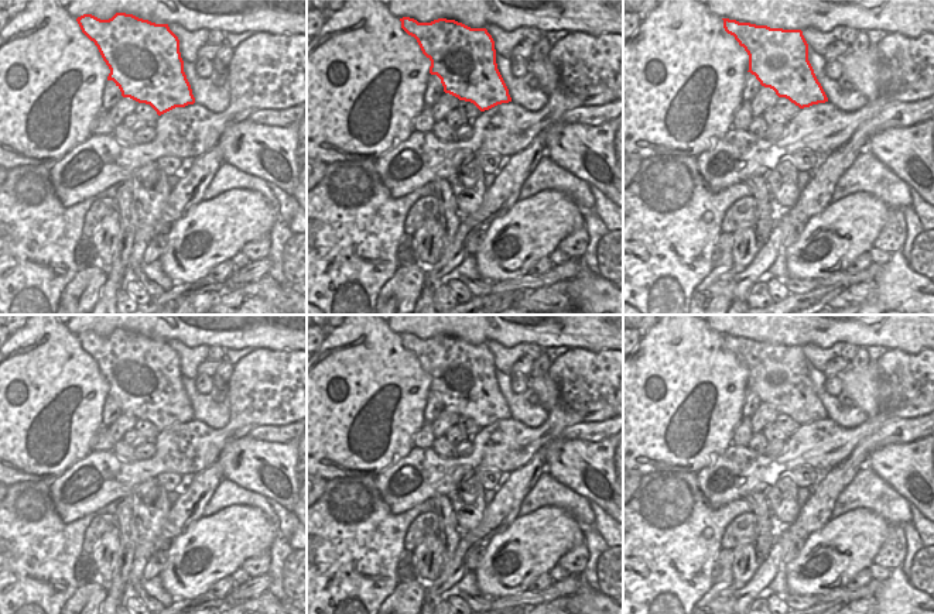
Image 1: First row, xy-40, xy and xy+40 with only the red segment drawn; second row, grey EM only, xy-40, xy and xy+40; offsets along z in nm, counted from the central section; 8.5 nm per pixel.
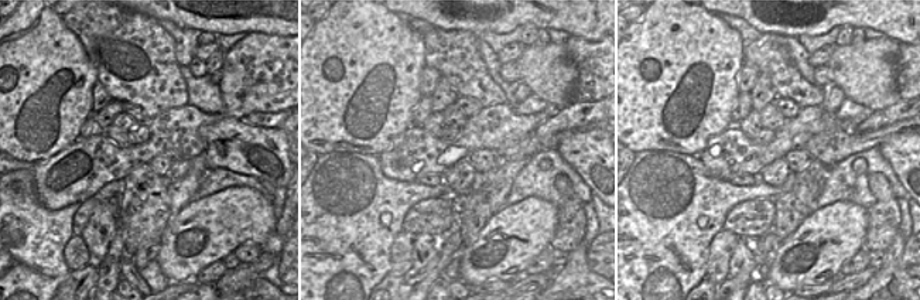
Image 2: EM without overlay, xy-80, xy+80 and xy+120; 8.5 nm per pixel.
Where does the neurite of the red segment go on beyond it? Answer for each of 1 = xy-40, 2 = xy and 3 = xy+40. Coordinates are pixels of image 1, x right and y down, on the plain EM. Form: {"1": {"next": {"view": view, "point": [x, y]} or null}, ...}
{"1": {"next": null}, "2": {"next": null}, "3": {"next": null}}

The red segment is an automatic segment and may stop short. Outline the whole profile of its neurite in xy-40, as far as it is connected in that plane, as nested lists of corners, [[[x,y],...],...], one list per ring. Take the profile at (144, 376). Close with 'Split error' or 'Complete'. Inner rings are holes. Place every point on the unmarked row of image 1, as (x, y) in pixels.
[[[116,329],[109,336],[92,330],[76,335],[95,359],[123,414],[150,421],[158,432],[195,419],[184,388],[179,356],[168,340]]]. Complete.

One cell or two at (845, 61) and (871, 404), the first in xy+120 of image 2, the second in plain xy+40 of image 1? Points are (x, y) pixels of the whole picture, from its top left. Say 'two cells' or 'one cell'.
one cell

